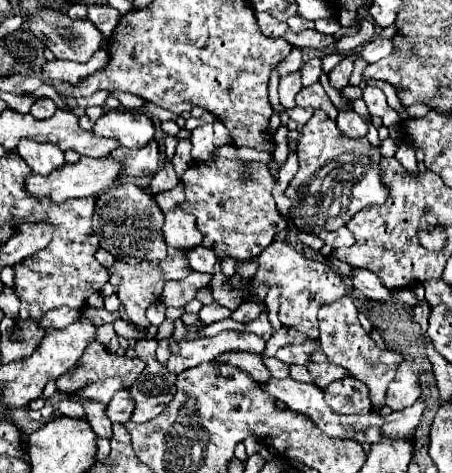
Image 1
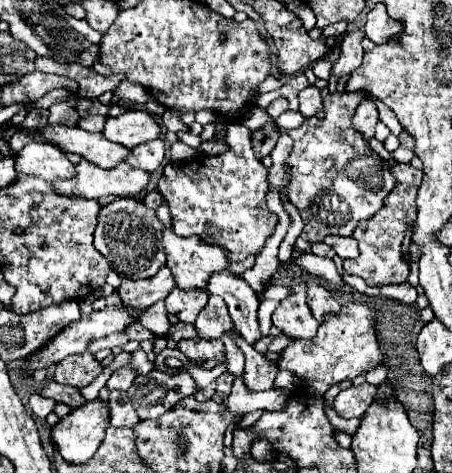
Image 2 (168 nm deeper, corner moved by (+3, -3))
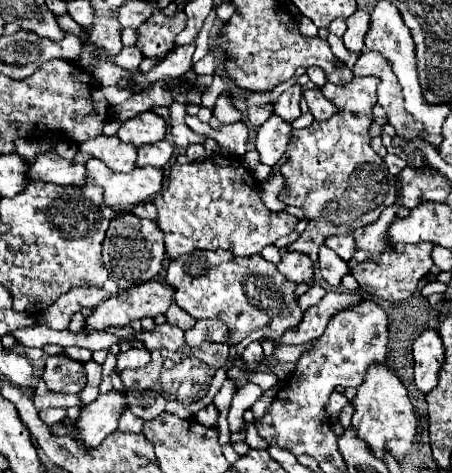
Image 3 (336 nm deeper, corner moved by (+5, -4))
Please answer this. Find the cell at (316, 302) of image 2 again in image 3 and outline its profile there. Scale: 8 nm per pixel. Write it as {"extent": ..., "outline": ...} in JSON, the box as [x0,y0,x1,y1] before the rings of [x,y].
{"extent":[278,252,314,284],"outline":[[[286,252],[282,256],[282,260],[278,262],[278,270],[294,280],[296,284],[312,284],[314,282],[314,268],[312,268],[312,262],[310,258],[304,254],[304,252]]]}

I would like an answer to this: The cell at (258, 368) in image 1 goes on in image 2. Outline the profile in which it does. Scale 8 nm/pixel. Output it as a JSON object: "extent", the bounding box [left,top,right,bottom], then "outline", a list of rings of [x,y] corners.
{"extent":[178,337,226,365],"outline":[[[194,337],[194,339],[184,339],[178,343],[178,349],[190,357],[192,361],[196,363],[206,363],[206,361],[216,361],[218,365],[220,363],[226,363],[226,353],[224,353],[224,343],[214,339],[214,341],[206,341],[206,339],[200,339],[200,337]]]}

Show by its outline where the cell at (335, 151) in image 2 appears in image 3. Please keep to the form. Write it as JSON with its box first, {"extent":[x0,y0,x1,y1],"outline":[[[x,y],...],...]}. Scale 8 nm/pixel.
{"extent":[280,76,396,264],"outline":[[[356,76],[350,84],[326,84],[322,94],[338,102],[338,116],[318,122],[314,120],[304,130],[294,130],[288,144],[288,162],[282,166],[286,182],[280,200],[288,206],[298,206],[310,218],[308,230],[294,242],[298,252],[306,252],[316,264],[318,248],[328,236],[352,234],[356,228],[368,226],[378,220],[384,208],[396,202],[396,178],[388,172],[384,160],[370,148],[368,128],[374,120],[372,108],[376,106],[376,76]]]}

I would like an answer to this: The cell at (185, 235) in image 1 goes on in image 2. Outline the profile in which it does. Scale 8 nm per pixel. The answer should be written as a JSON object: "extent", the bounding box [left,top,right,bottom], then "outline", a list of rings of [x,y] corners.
{"extent":[162,227,228,289],"outline":[[[164,227],[162,243],[166,251],[166,265],[180,289],[206,289],[208,275],[224,271],[228,265],[226,251],[218,245],[202,241],[198,235],[180,237],[172,227]]]}

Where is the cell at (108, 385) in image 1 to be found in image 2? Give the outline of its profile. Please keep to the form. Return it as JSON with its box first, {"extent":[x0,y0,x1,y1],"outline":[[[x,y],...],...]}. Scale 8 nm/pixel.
{"extent":[106,365,136,391],"outline":[[[124,365],[124,367],[116,369],[116,371],[110,375],[106,387],[108,387],[110,391],[114,391],[114,389],[126,391],[126,389],[132,385],[132,379],[134,379],[134,377],[136,377],[136,371],[132,371],[128,365]]]}

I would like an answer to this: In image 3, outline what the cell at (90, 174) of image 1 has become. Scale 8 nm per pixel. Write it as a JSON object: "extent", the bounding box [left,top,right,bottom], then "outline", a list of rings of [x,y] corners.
{"extent":[86,158,164,212],"outline":[[[92,158],[88,160],[86,170],[90,176],[88,182],[102,186],[106,204],[118,208],[118,212],[126,212],[128,208],[150,200],[162,190],[164,182],[164,170],[154,166],[134,168],[130,174],[118,174],[112,172],[102,160]]]}

